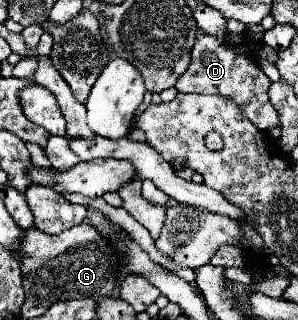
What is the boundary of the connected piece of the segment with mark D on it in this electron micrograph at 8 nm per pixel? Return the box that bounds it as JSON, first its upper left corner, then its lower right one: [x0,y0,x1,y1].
[175,30,281,132]

